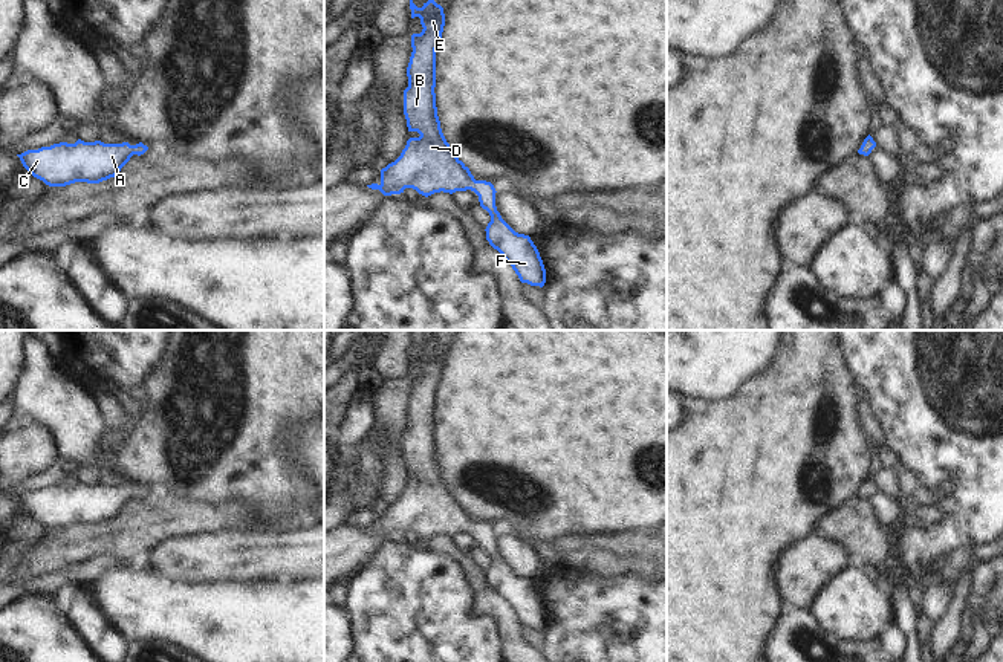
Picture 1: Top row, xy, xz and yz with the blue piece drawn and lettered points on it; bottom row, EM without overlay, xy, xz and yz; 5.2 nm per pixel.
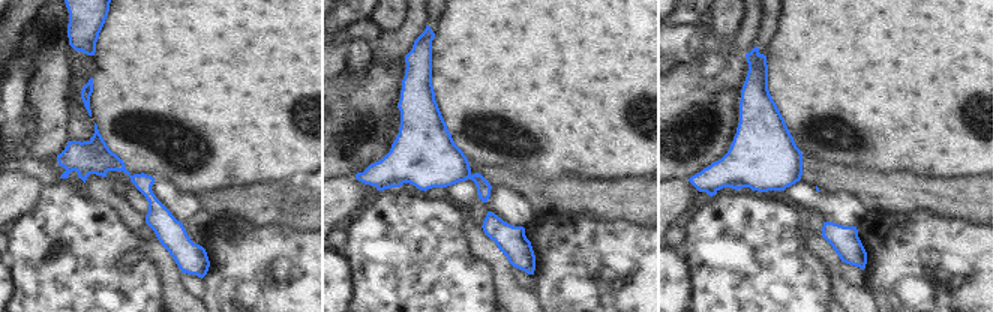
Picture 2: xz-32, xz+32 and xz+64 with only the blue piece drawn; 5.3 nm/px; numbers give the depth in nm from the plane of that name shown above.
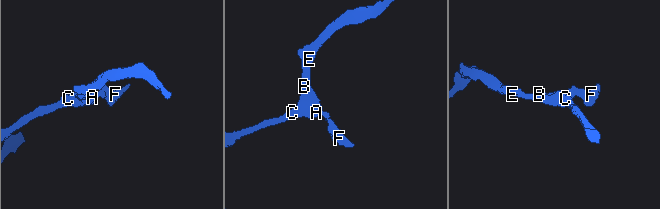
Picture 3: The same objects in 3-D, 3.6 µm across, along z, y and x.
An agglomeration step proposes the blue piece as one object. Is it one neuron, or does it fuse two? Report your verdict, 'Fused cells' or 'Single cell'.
Single cell.

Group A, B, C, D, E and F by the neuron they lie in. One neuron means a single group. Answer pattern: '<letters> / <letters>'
A B C D E F

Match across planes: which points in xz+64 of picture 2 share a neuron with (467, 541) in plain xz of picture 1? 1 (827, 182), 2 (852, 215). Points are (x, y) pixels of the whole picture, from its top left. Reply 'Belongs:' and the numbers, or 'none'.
Belongs: 2

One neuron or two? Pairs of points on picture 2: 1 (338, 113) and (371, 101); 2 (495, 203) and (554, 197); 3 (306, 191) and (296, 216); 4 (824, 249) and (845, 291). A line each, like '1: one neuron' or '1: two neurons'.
1: one neuron
2: two neurons
3: one neuron
4: one neuron

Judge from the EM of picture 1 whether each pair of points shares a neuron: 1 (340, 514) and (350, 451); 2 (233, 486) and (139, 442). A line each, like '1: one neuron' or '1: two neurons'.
1: two neurons
2: one neuron

